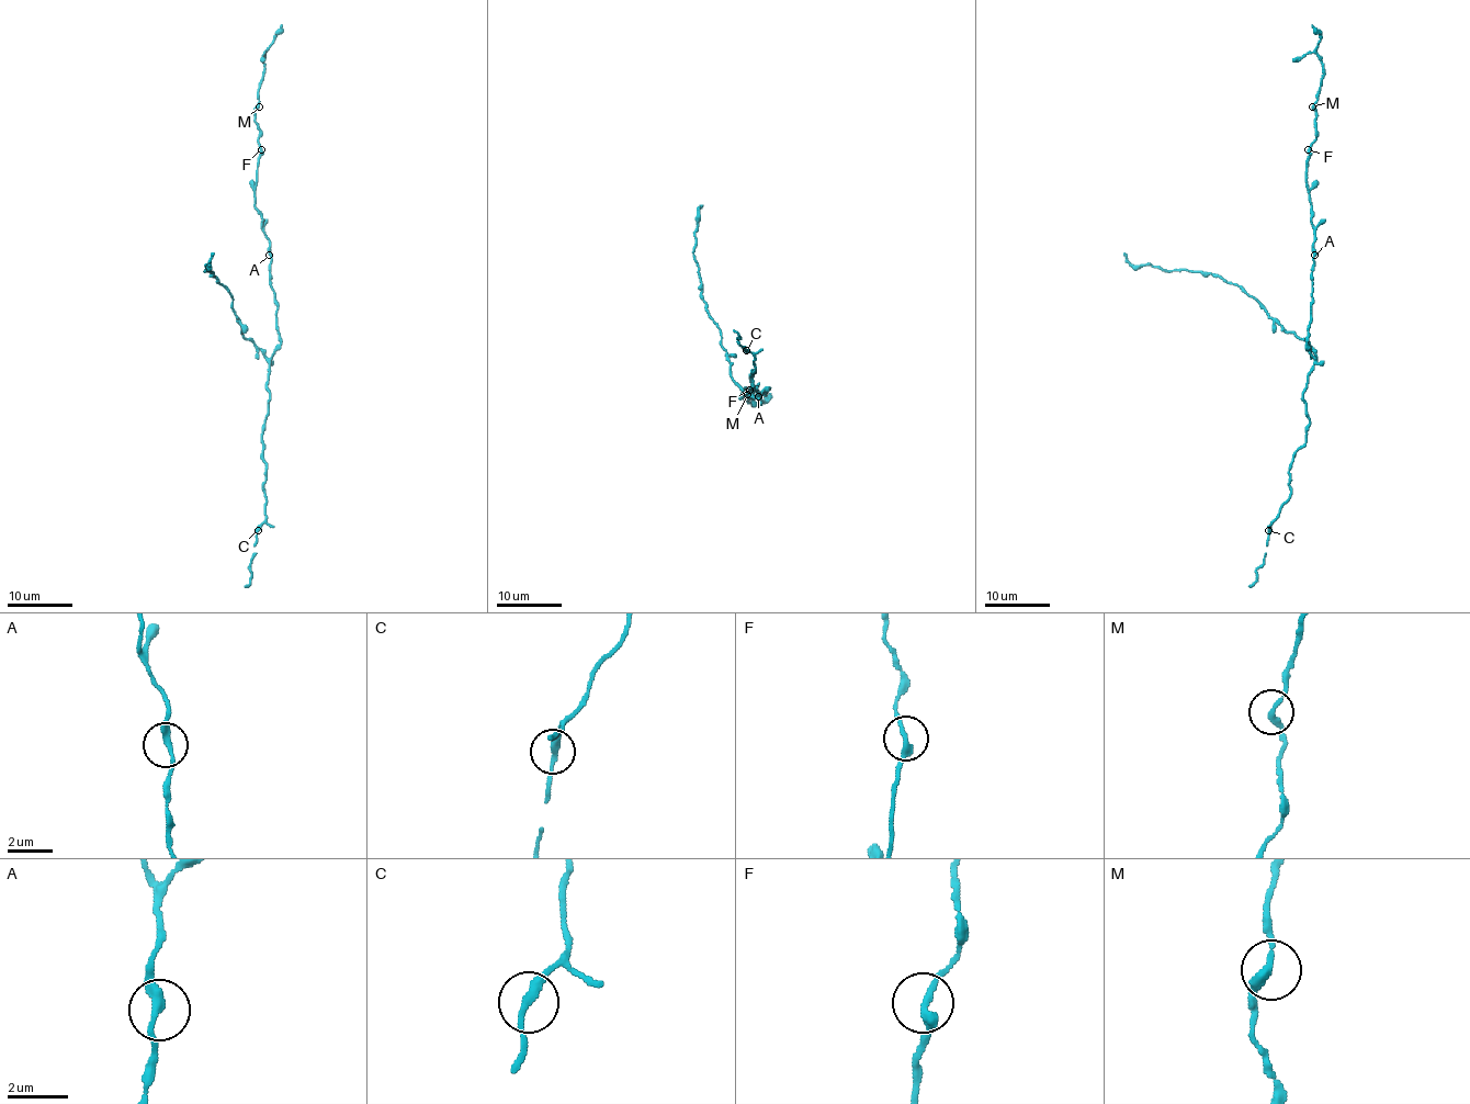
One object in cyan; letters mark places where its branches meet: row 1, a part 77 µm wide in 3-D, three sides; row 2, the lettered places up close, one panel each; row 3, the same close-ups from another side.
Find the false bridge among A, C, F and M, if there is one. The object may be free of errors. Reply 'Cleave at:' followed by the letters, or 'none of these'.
Cleave at: none of these

